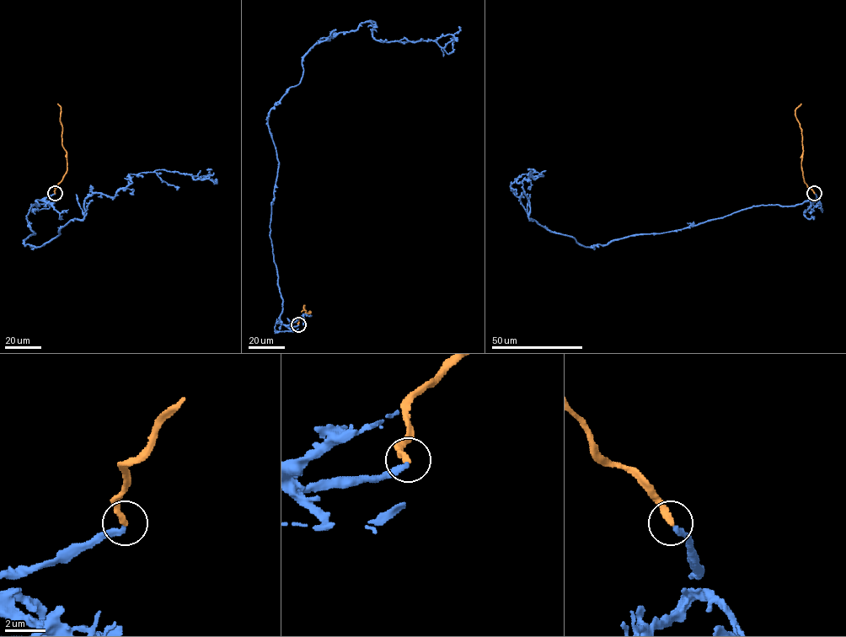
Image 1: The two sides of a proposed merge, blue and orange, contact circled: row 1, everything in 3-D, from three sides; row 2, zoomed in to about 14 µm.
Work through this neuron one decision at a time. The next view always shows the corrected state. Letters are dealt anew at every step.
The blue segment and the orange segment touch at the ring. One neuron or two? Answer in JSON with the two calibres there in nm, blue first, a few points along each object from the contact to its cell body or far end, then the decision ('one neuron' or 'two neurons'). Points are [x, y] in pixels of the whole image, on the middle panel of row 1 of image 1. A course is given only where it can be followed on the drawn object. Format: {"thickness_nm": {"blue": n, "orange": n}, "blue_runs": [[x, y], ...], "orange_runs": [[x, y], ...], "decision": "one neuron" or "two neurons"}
{"thickness_nm": {"blue": 280, "orange": 320}, "blue_runs": [[298, 325], [281, 320], [270, 110], [314, 45], [363, 22], [376, 40], [447, 53], [450, 38]], "orange_runs": [[298, 324], [298, 319], [310, 312], [305, 313], [304, 306], [301, 312]], "decision": "one neuron"}

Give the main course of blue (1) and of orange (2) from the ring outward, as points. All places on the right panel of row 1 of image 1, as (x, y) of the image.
1: (815, 194), (585, 247), (528, 218), (529, 200), (511, 184), (531, 169), (543, 175), (527, 169)
2: (814, 193), (805, 183), (801, 168), (802, 136), (795, 109), (801, 104)

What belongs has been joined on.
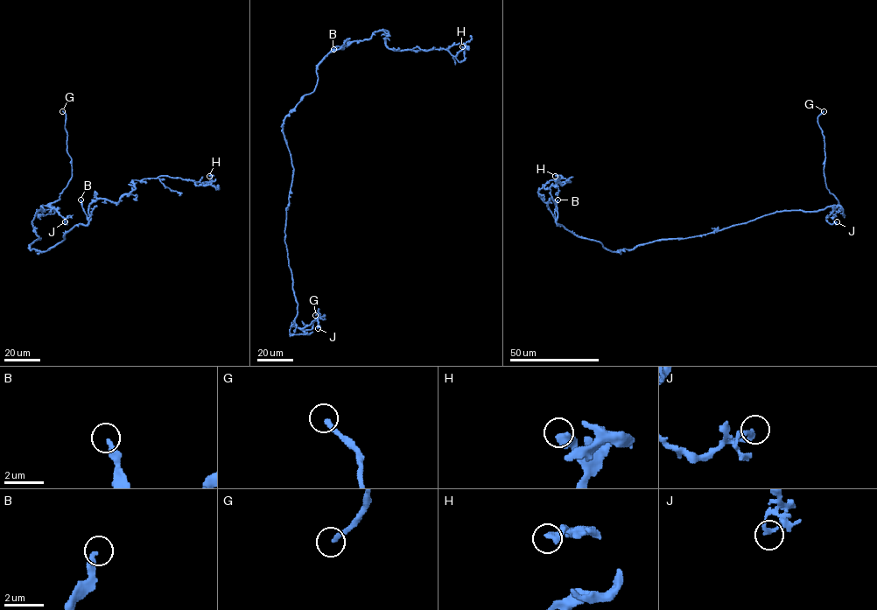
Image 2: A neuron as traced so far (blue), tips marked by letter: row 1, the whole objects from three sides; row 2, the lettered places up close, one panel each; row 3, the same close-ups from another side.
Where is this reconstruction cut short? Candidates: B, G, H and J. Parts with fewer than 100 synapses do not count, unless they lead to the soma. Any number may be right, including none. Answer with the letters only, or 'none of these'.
G

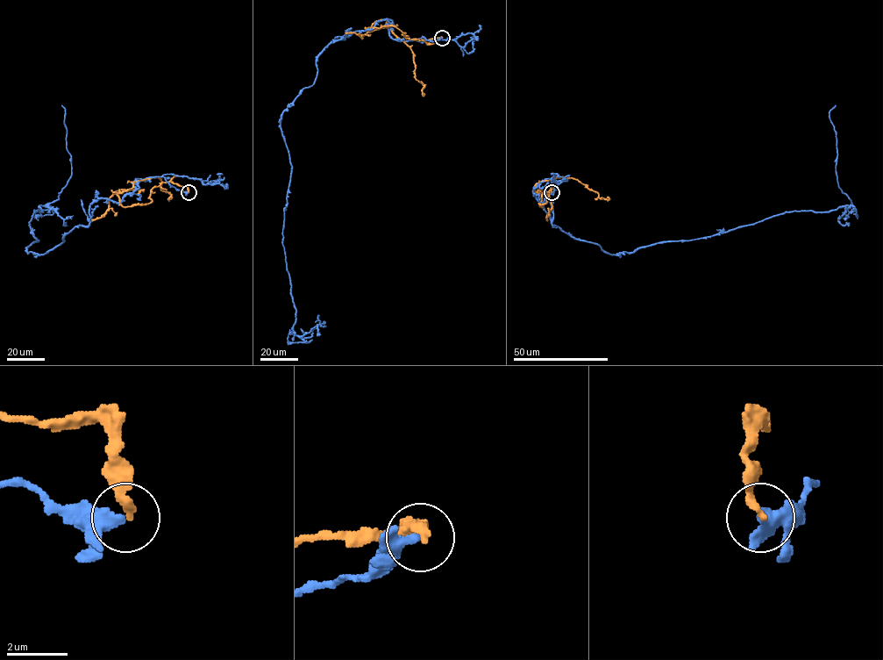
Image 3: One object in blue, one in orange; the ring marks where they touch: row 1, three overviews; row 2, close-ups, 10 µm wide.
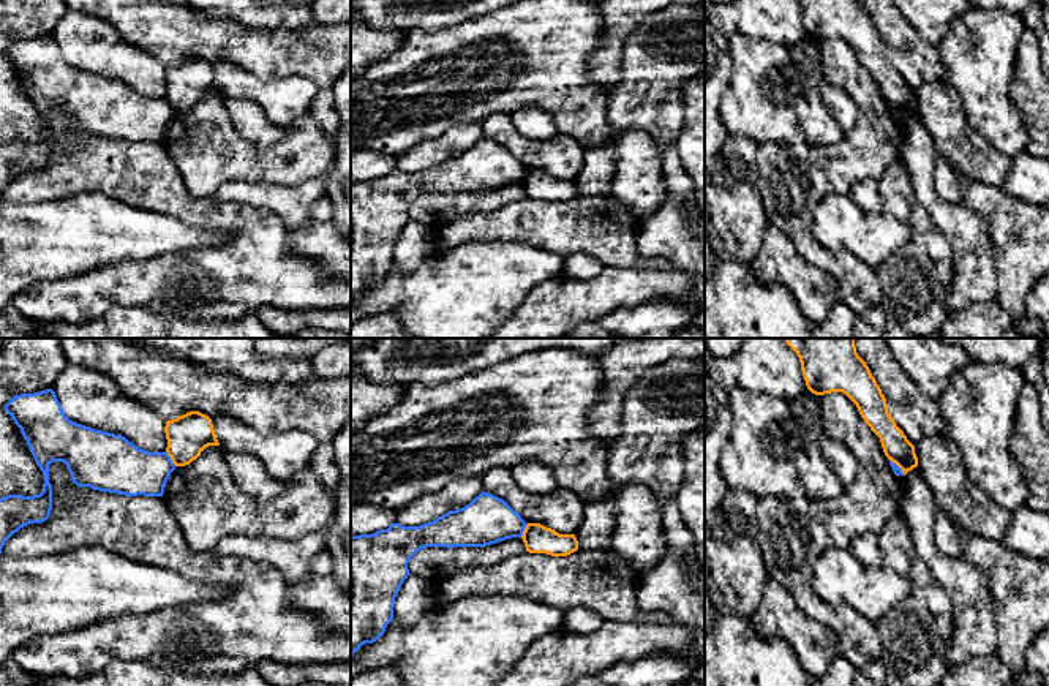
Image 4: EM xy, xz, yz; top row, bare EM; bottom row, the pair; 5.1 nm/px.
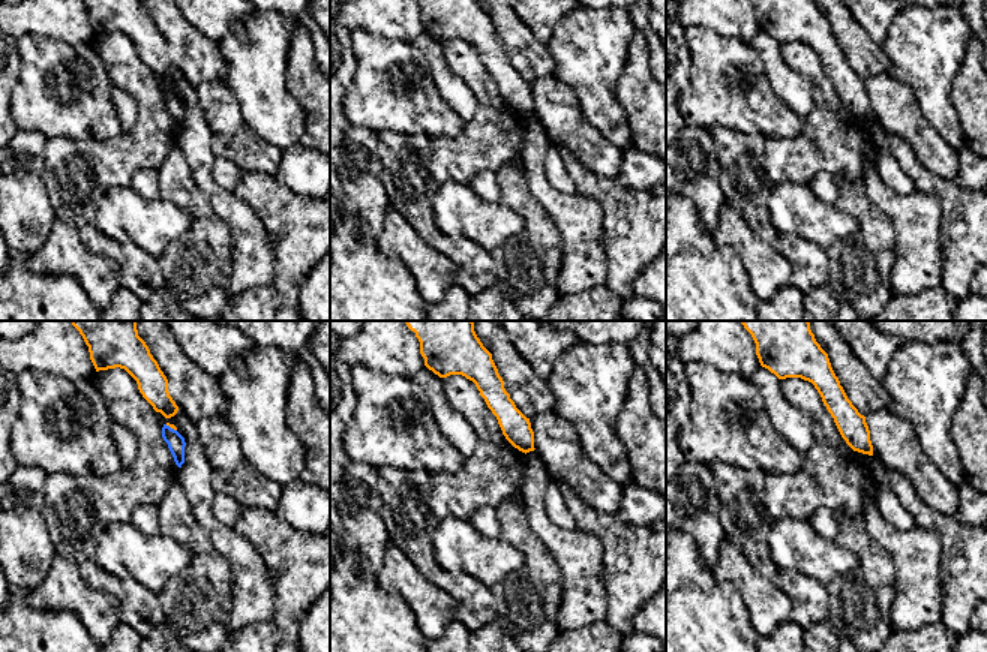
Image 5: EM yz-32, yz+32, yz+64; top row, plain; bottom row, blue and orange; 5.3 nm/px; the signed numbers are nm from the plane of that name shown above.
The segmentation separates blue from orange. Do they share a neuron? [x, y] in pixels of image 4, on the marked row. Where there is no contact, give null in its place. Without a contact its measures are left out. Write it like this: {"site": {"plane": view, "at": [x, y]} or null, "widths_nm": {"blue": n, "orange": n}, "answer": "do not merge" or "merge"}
{"site": {"plane": "xy", "at": [169, 459]}, "widths_nm": {"blue": 260, "orange": 220}, "answer": "do not merge"}

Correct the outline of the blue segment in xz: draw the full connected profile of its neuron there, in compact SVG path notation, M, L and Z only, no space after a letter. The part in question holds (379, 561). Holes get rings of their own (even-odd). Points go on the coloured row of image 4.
M482 492L461 509L449 511L420 526L392 523L373 534L351 536L351 658L365 643L384 635L393 620L393 602L409 575L408 563L427 547L485 547L506 539L521 537L526 522L504 499Z

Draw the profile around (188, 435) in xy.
M190 411L164 424L166 452L175 466L190 465L209 446L220 446L212 419L199 411Z

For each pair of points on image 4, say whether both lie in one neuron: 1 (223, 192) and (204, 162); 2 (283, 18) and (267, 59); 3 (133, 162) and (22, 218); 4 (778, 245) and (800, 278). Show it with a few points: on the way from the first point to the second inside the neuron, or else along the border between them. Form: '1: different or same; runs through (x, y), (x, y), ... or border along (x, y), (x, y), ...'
1: different; border along (256, 180), (223, 182), (209, 196)
2: different; border along (316, 24), (302, 29), (251, 29), (244, 26)
3: different; border along (97, 192), (79, 192), (51, 201), (24, 203)
4: same; runs through (778, 253), (792, 271)

